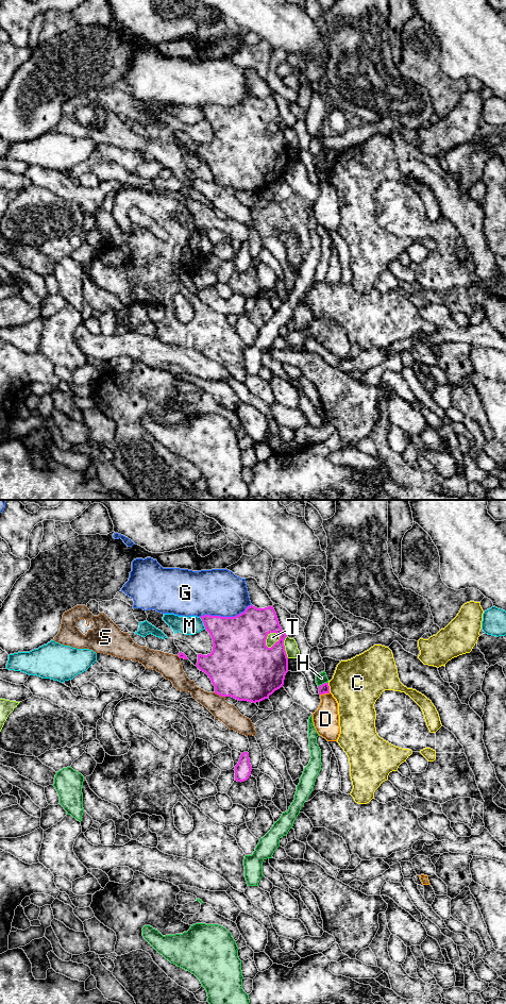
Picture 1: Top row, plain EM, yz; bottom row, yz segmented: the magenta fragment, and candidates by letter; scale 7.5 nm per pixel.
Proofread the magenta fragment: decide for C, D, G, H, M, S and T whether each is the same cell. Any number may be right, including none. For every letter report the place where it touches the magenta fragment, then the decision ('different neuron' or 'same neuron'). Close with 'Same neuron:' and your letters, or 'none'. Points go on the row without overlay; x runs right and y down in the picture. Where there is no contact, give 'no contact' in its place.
C: meets magenta in yz at (329, 177); different neuron
D: meets magenta in yz at (324, 182); different neuron
G: meets magenta in yz at (225, 106); different neuron
H: meets magenta in yz at (322, 173); different neuron
M: meets magenta in yz at (203, 112); different neuron
S: meets magenta in yz at (219, 184); different neuron
T: meets magenta in yz at (276, 131); different neuron
Same neuron: none

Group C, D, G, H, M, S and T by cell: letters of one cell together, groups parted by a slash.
C / D S / G / H / M / T

